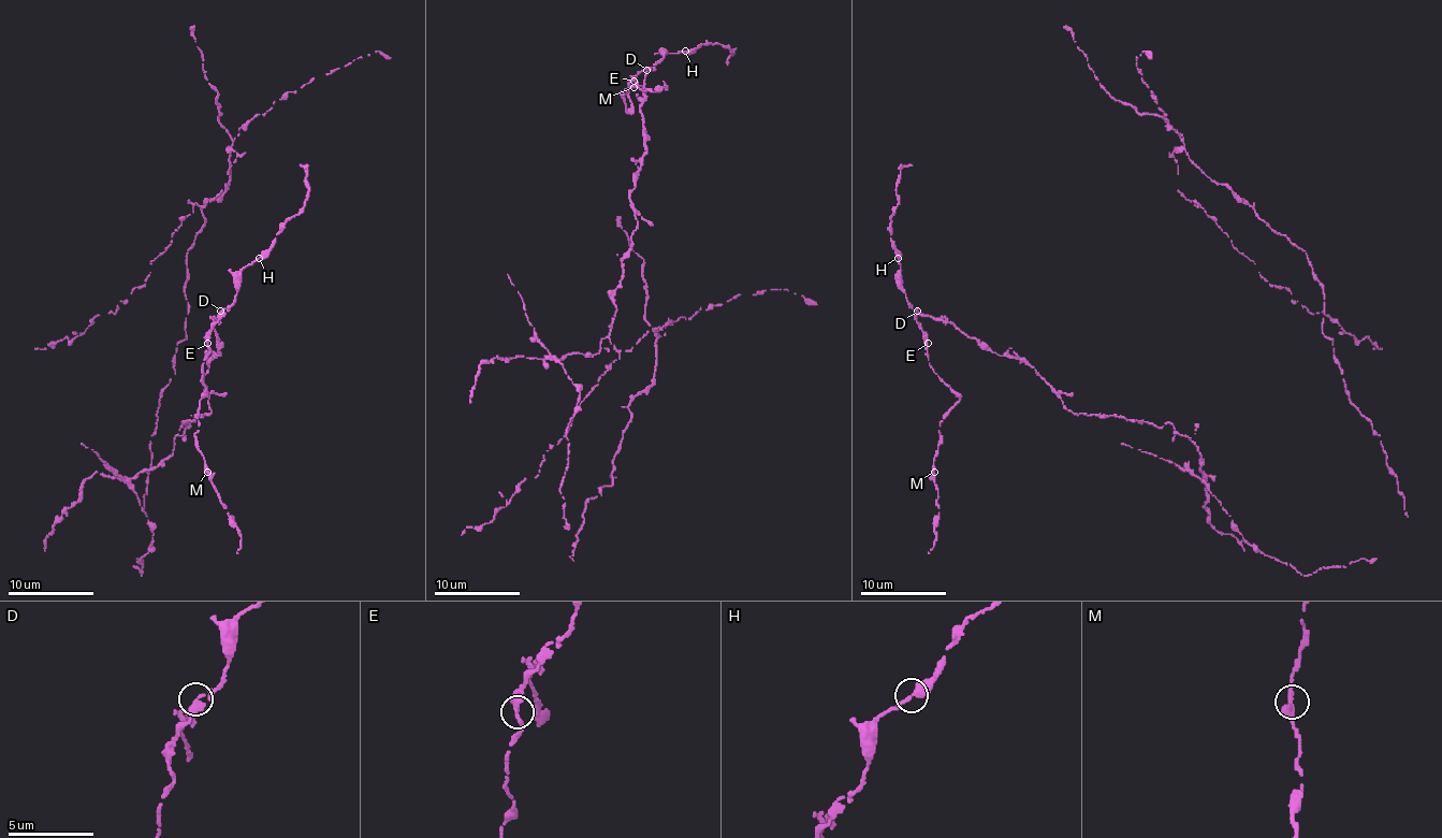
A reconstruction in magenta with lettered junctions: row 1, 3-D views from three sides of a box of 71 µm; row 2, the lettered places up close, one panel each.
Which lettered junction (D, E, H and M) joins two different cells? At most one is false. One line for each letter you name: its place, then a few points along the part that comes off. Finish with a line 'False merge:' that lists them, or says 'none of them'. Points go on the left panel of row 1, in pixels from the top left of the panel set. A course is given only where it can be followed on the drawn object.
D: at (220, 311)
False merge: D

